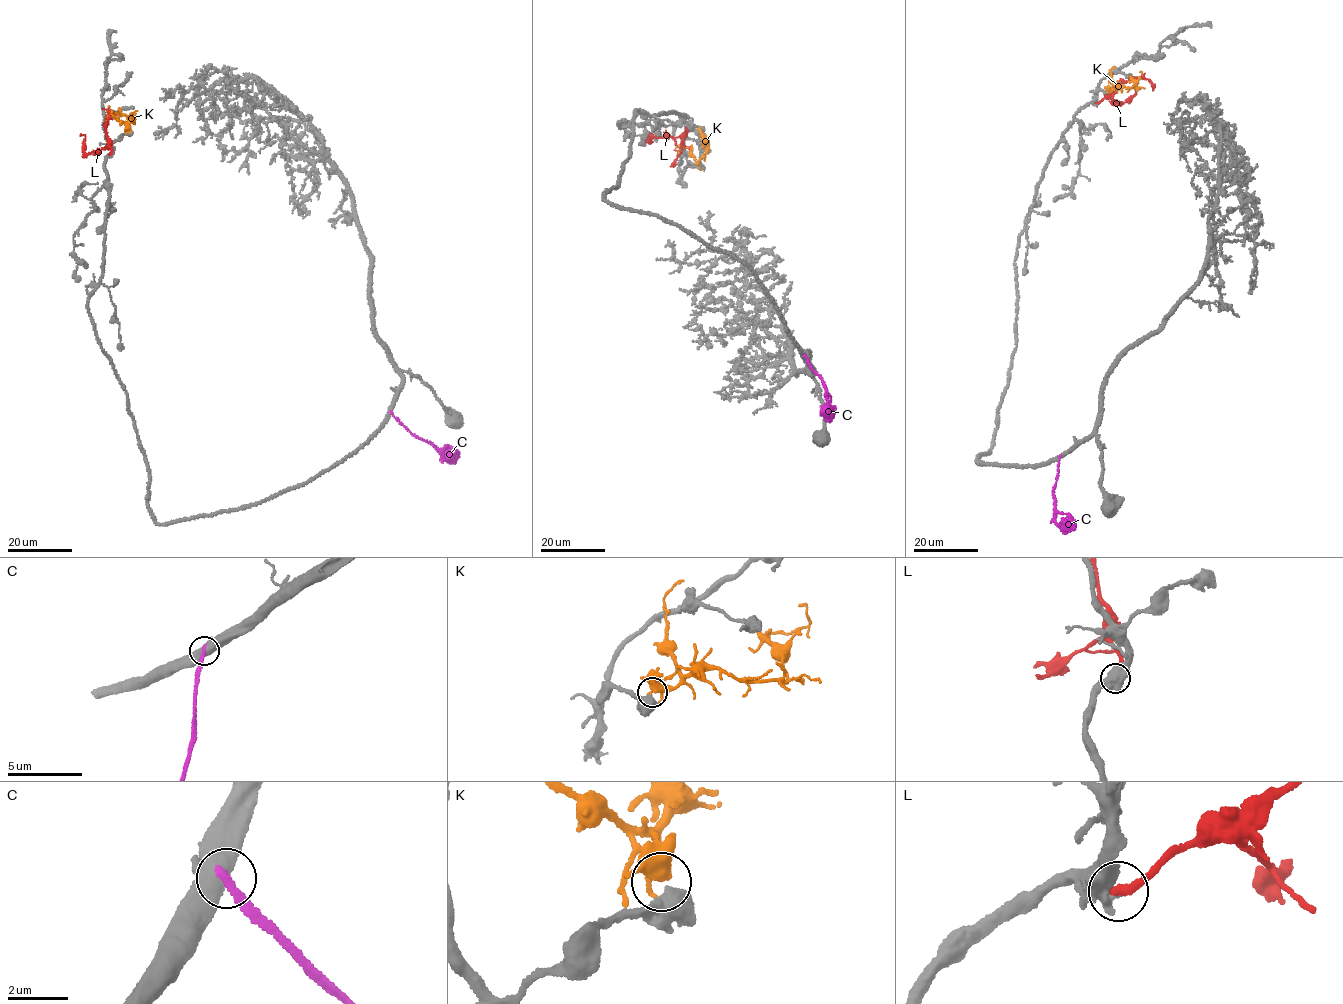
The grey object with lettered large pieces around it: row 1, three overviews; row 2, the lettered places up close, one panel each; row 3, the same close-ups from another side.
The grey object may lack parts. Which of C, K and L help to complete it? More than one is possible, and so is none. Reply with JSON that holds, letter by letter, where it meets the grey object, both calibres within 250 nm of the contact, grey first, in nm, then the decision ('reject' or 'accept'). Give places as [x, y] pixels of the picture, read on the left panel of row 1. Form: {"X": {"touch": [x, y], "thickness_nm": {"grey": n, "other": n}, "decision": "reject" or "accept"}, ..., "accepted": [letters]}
{"C": {"touch": [391, 412], "thickness_nm": {"grey": 600, "other": 280}, "decision": "reject"}, "K": {"touch": [129, 130], "thickness_nm": {"grey": 650, "other": 400}, "decision": "reject"}, "L": {"touch": [110, 154], "thickness_nm": {"grey": 550, "other": 320}, "decision": "accept"}, "accepted": ["L"]}

